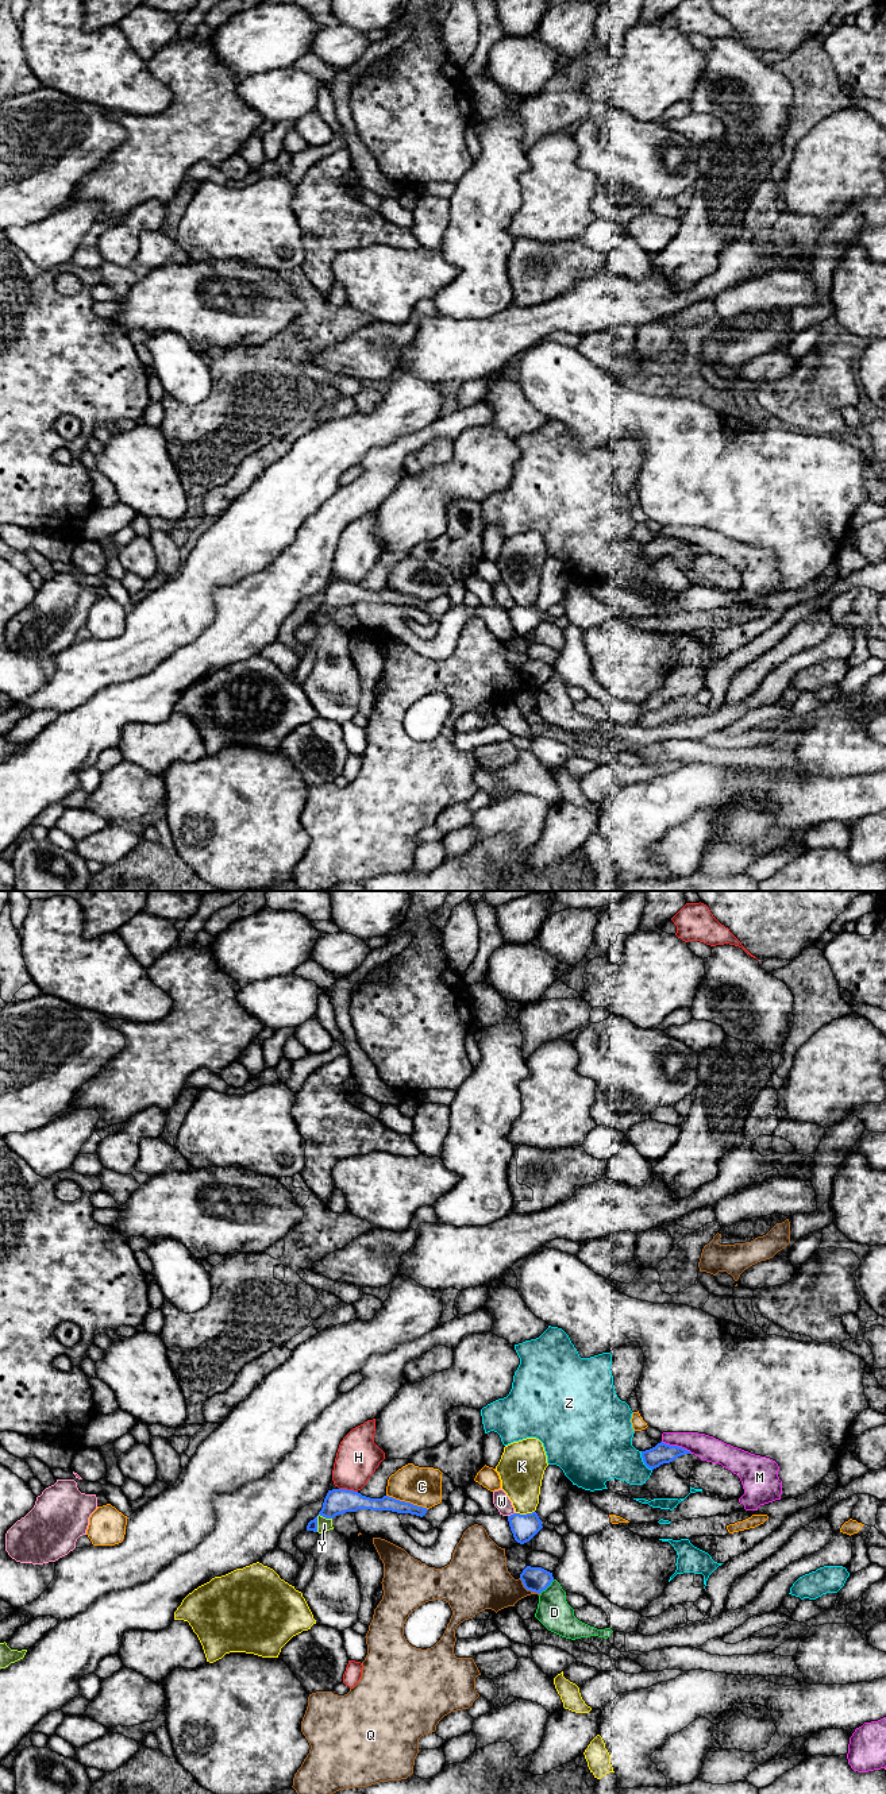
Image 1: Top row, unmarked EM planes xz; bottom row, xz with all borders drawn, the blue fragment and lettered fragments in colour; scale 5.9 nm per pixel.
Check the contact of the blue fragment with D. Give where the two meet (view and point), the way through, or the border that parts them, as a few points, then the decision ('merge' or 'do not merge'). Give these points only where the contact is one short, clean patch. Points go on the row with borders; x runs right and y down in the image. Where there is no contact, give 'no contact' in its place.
contact xz (546, 1588); border xz (554, 1580), (539, 1593); do not merge

